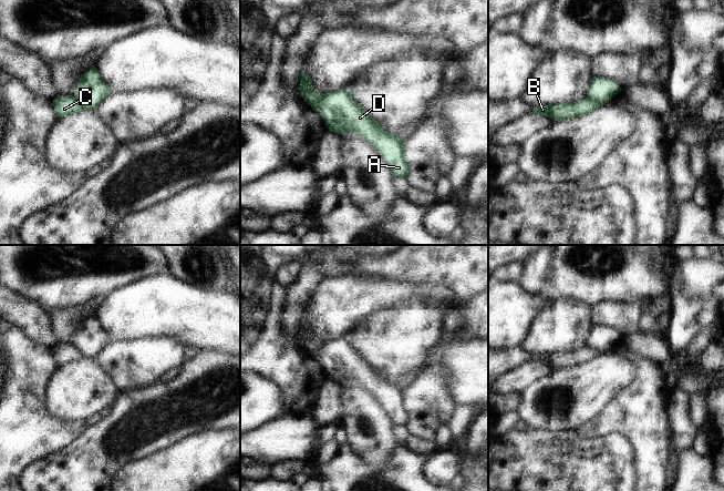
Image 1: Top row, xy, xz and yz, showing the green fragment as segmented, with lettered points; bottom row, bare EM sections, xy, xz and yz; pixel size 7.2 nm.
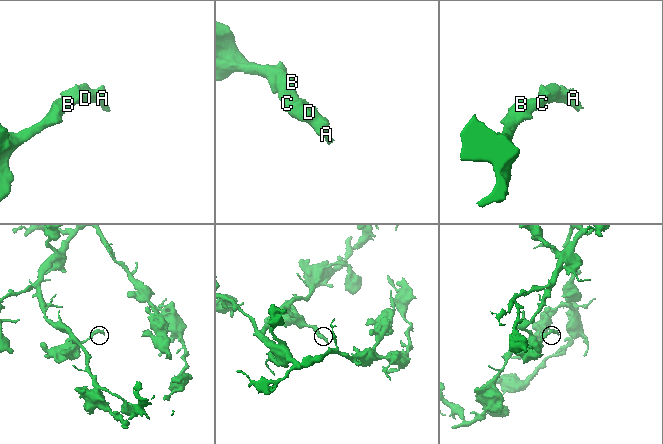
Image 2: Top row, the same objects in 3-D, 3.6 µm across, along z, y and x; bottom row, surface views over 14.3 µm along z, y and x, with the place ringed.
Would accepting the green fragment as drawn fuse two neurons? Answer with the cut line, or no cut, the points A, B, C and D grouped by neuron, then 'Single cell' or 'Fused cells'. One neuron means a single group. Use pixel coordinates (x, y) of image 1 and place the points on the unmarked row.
Split along xz (327, 343), (320, 351), (312, 355). Groups: A D / B C. Fused cells.

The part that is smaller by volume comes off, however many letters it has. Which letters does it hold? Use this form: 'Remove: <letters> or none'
Remove: A, D

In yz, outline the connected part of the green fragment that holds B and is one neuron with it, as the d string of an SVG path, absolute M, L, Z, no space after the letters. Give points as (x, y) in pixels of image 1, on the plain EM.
M587 345L576 351L558 351L556 354L535 356L532 361L551 366L555 369L567 369L589 362L600 355L602 352L599 349Z

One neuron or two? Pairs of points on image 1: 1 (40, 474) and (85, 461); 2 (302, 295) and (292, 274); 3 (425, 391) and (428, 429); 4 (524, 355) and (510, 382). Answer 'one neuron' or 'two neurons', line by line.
1: one neuron
2: two neurons
3: one neuron
4: two neurons

